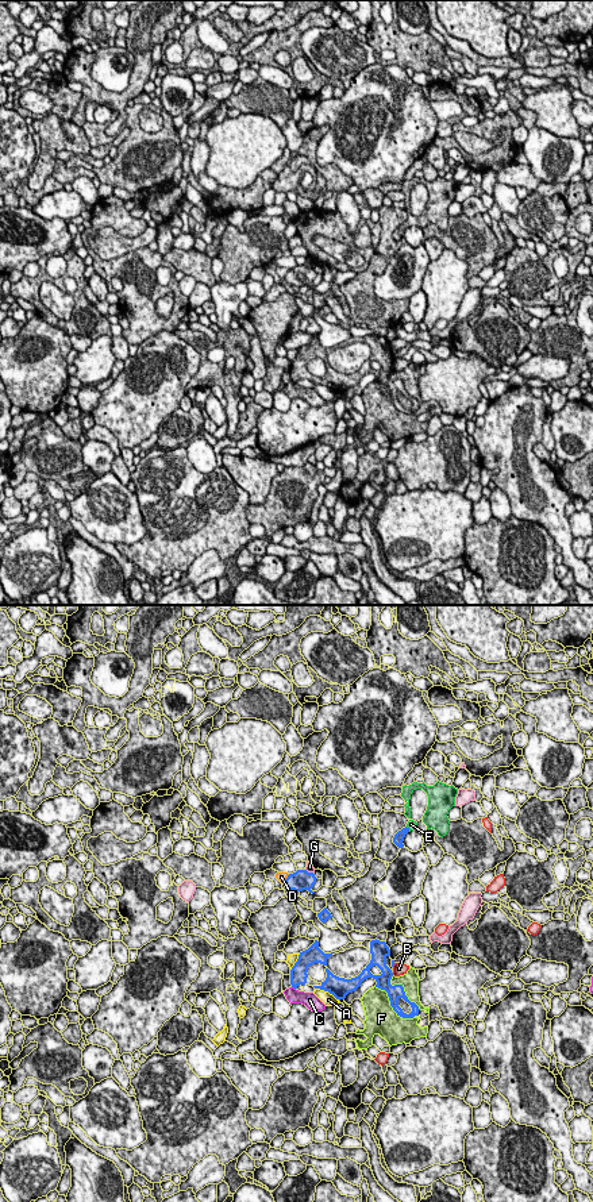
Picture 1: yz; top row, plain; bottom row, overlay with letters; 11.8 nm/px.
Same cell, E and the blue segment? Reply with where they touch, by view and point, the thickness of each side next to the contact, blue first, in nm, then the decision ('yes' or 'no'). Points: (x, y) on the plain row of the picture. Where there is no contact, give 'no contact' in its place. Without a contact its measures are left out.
yz (408, 224) | 130/100 nm | yes

